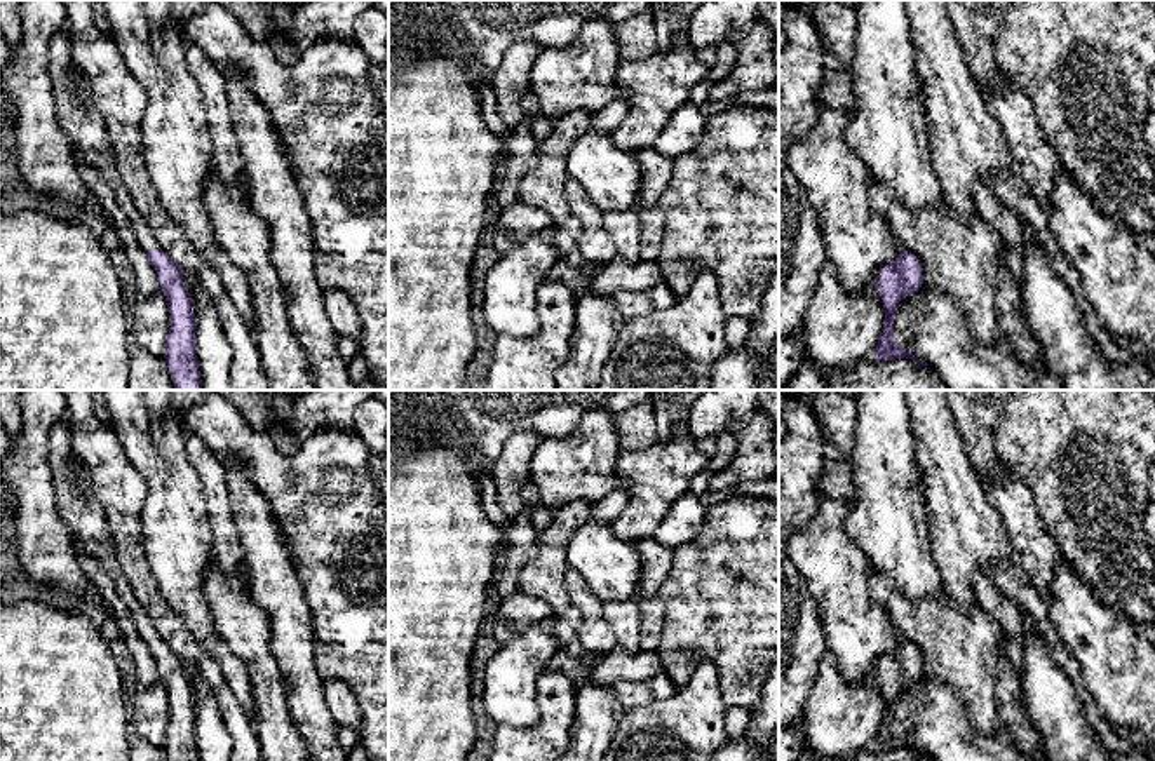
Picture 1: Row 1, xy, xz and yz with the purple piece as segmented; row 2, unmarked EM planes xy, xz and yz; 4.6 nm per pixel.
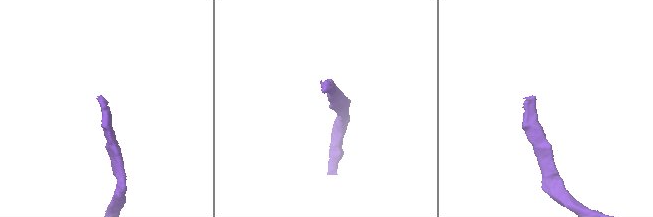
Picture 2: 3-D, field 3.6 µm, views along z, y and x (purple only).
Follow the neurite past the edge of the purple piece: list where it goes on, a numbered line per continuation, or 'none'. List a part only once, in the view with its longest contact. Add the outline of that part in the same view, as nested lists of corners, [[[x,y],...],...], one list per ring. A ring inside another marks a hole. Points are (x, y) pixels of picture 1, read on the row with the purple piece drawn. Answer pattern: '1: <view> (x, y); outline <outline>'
1: xy (81, 121); outline [[[66,28],[56,31],[49,42],[49,73],[59,127],[71,143],[75,155],[92,165],[111,188],[125,212],[136,239],[145,253],[159,246],[146,219],[134,207],[127,188],[115,167],[113,150],[105,129],[105,118],[94,106],[87,80],[71,56],[71,40]]]

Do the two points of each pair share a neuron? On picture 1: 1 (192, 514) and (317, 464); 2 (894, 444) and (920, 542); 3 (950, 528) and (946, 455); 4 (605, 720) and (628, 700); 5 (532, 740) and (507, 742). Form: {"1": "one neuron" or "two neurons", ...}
{"1": "two neurons", "2": "one neuron", "3": "one neuron", "4": "two neurons", "5": "one neuron"}

